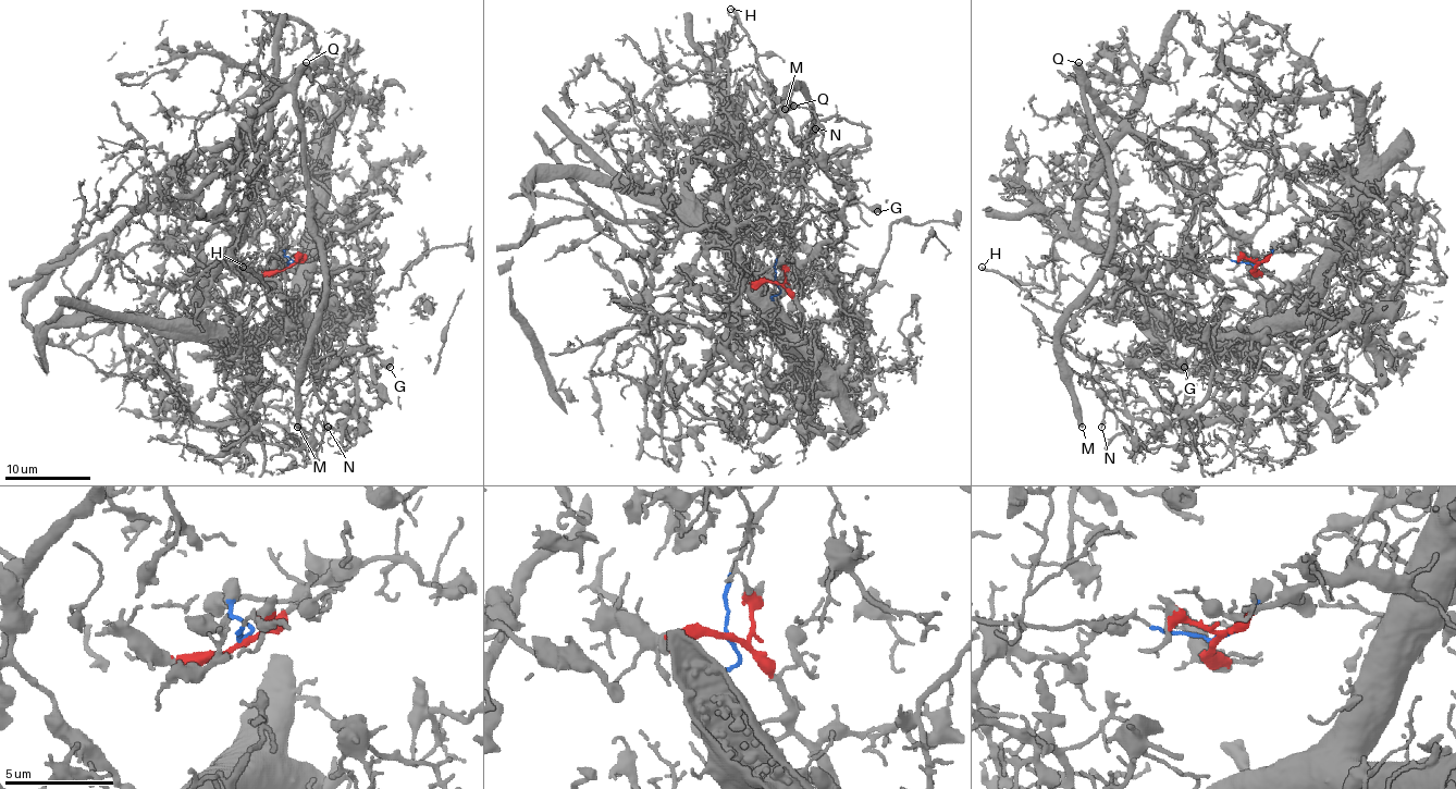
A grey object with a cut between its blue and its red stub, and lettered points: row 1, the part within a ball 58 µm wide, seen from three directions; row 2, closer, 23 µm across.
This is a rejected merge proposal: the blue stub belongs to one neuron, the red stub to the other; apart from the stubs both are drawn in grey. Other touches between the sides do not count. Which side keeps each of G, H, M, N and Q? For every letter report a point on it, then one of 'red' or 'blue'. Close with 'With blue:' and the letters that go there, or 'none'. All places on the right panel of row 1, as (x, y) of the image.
G: (1184, 367) | blue
H: (982, 267) | red
M: (1082, 427) | blue
N: (1101, 427) | red
Q: (1078, 62) | blue
With blue: G, M, Q

